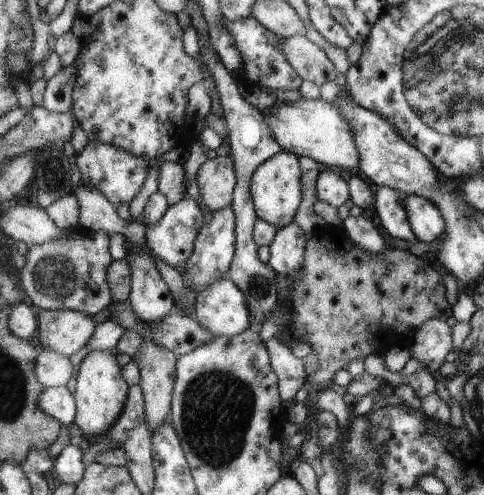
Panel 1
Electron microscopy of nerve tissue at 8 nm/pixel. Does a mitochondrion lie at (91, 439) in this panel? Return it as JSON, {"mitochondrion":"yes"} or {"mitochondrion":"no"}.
{"mitochondrion":"no"}

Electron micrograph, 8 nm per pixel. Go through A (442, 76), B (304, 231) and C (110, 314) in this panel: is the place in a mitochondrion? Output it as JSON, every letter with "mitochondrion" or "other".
{"A":"mitochondrion","B":"other","C":"other"}

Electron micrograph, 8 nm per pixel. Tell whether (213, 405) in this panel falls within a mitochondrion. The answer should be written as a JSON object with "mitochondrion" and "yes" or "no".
{"mitochondrion":"yes"}

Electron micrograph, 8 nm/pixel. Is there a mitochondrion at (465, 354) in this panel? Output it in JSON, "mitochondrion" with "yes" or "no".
{"mitochondrion":"no"}

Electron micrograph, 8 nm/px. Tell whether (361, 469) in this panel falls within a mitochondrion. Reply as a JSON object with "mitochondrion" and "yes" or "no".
{"mitochondrion":"yes"}

